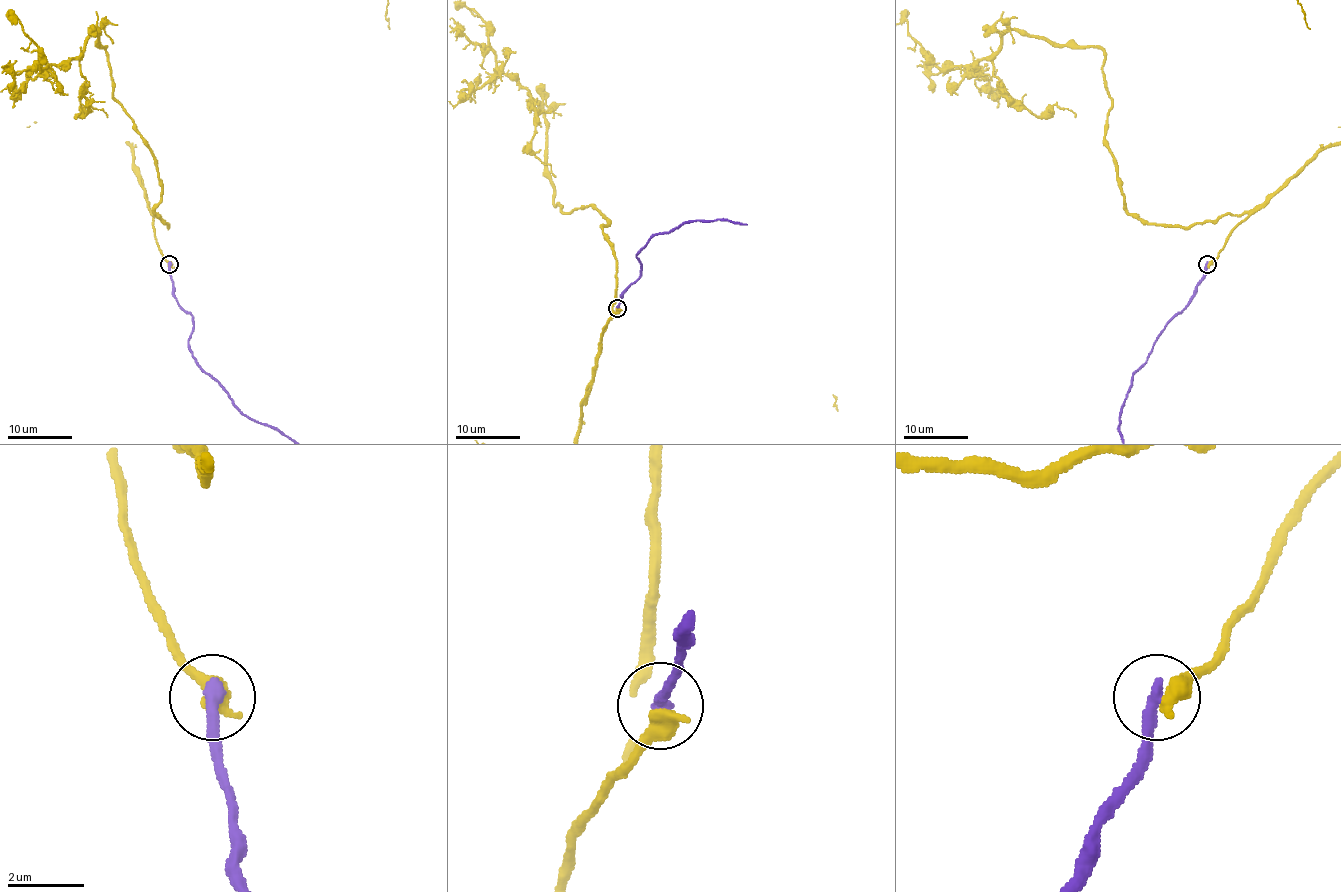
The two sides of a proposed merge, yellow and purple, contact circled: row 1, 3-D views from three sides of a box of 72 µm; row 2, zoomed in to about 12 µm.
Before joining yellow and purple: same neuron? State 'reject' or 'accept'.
accept

